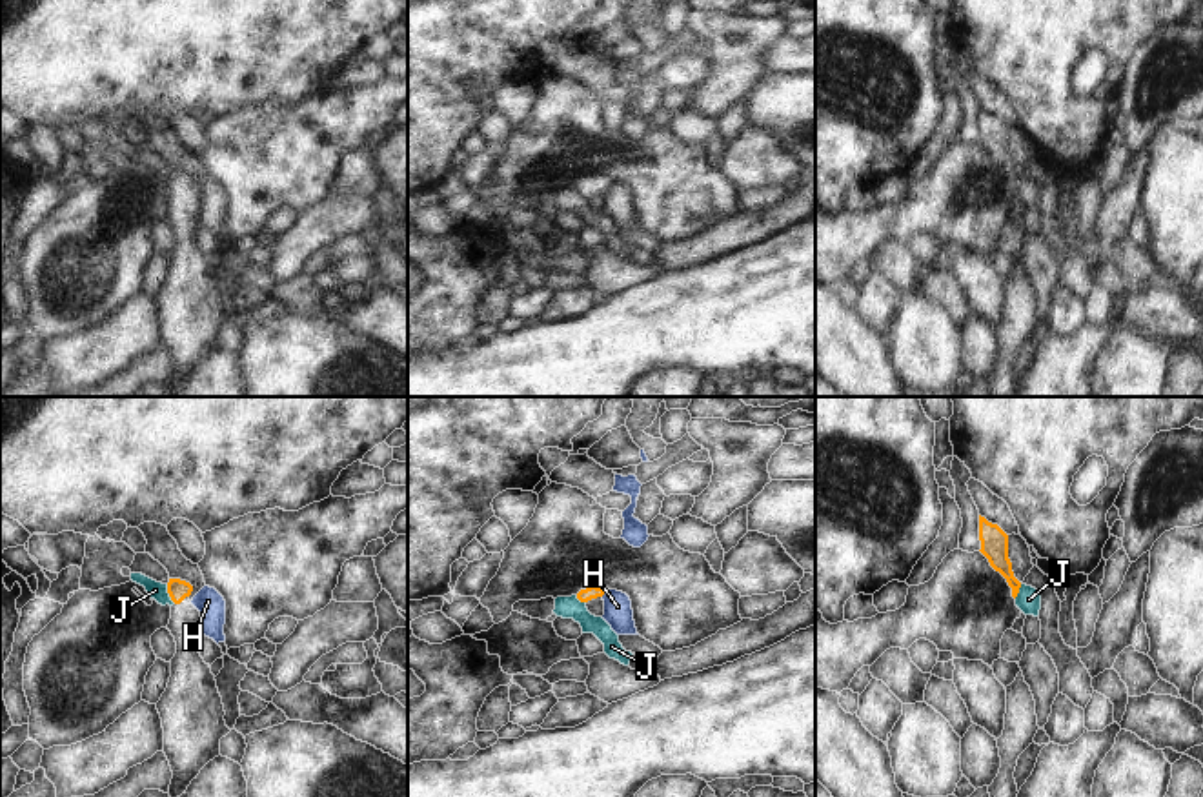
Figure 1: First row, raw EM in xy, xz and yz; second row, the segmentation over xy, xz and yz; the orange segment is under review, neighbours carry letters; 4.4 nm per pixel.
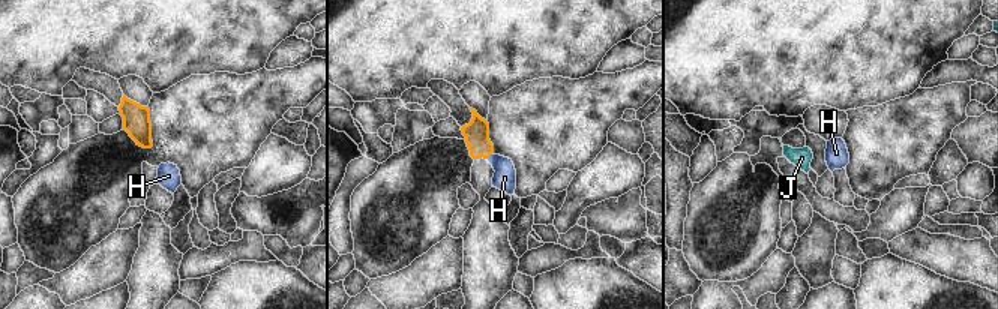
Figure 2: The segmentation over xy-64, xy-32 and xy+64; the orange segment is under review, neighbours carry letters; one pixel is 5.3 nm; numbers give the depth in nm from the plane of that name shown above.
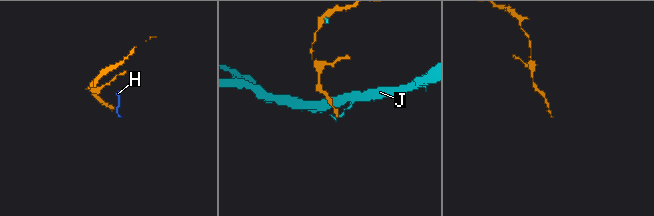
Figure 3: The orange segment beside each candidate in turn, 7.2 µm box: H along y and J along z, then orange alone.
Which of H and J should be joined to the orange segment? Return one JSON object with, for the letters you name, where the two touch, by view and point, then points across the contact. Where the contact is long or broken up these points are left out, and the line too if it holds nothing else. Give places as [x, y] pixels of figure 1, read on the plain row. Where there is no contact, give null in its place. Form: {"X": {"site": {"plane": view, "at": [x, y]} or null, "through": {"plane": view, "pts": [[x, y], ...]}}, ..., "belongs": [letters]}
{"belongs": []}

